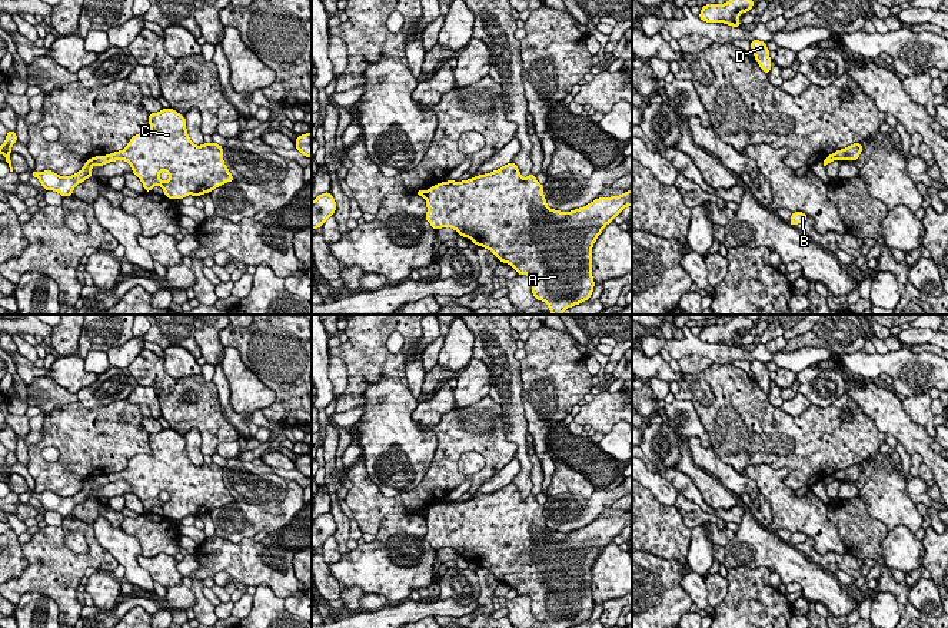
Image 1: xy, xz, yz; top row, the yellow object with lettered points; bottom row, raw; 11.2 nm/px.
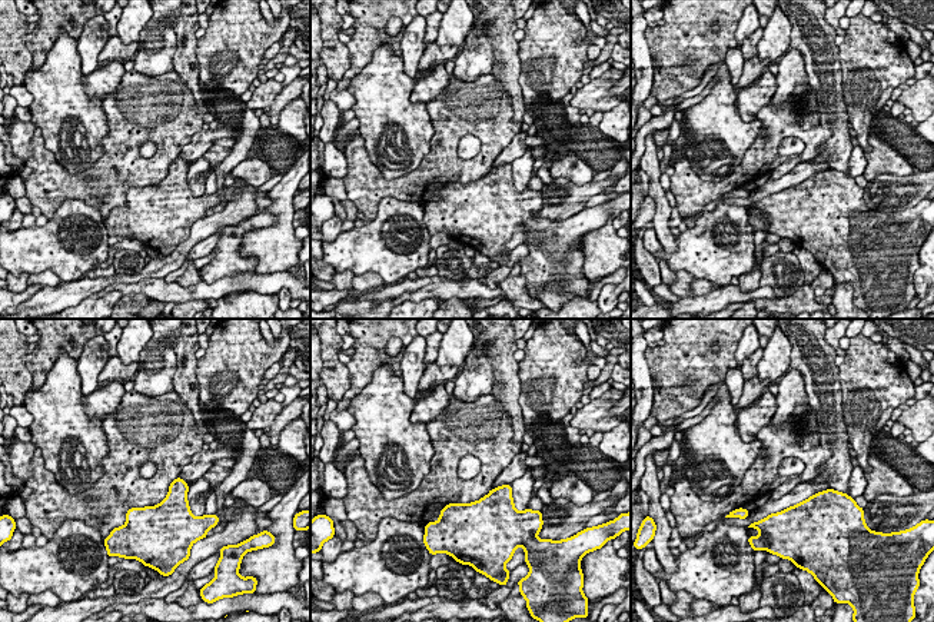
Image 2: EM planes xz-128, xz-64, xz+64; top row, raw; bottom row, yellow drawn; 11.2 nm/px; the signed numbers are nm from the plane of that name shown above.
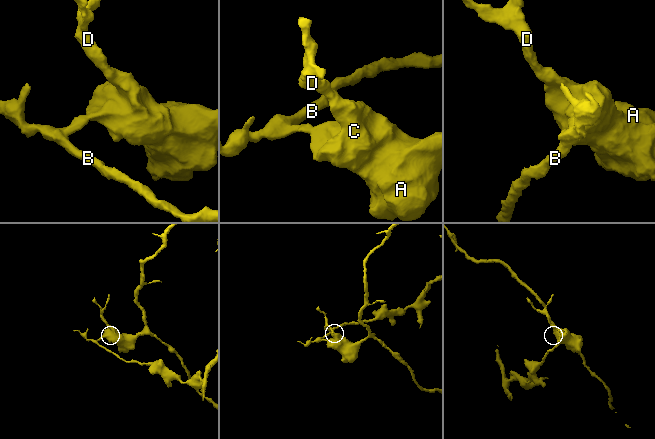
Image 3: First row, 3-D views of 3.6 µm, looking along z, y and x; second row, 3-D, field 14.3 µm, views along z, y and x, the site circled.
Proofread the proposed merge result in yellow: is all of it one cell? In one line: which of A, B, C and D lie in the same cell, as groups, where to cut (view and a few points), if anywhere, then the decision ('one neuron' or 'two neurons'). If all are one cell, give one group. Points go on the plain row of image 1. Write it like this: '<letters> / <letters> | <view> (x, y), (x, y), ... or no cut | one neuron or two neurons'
A C D / B | xy (106, 477), (109, 481) | two neurons

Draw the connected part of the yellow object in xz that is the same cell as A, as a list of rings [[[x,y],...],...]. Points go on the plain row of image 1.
[[[510,482],[495,492],[469,501],[438,504],[428,511],[425,519],[428,526],[425,539],[435,551],[455,549],[459,556],[469,558],[476,566],[489,569],[500,582],[509,584],[518,595],[528,595],[532,599],[532,614],[538,621],[546,622],[549,628],[571,628],[589,621],[595,607],[591,589],[592,566],[605,546],[613,542],[626,526],[632,526],[632,509],[621,516],[595,519],[572,532],[559,532],[546,525],[543,505],[535,499],[535,495],[530,494],[523,499],[518,486]]]

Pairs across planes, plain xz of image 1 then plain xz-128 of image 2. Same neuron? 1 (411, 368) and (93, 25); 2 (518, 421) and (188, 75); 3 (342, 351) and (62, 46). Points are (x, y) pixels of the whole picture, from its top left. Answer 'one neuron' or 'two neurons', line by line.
1: one neuron
2: one neuron
3: two neurons

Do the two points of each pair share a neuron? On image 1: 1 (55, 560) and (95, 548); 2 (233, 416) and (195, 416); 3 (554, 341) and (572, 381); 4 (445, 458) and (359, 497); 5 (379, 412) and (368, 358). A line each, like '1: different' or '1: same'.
1: same
2: different
3: same
4: same
5: different

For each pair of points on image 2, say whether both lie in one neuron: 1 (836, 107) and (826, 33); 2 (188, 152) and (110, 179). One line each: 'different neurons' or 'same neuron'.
1: same neuron
2: different neurons

